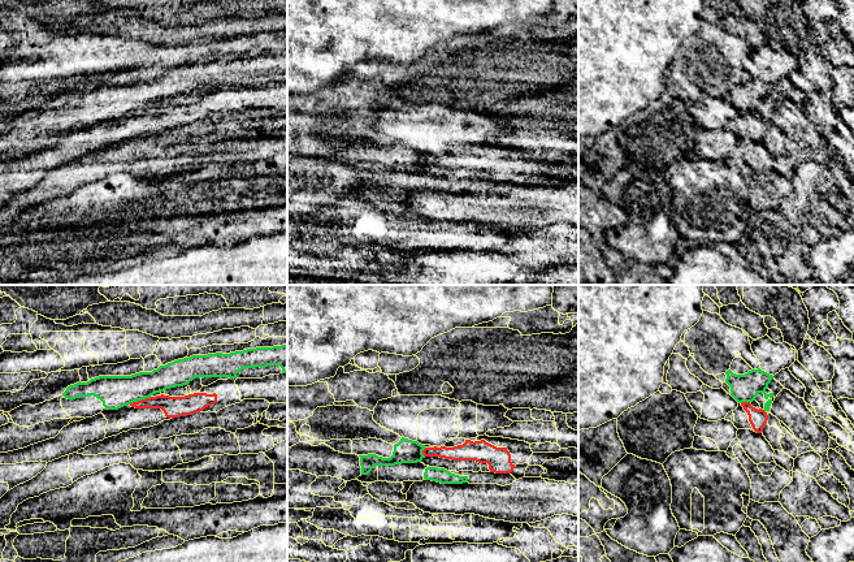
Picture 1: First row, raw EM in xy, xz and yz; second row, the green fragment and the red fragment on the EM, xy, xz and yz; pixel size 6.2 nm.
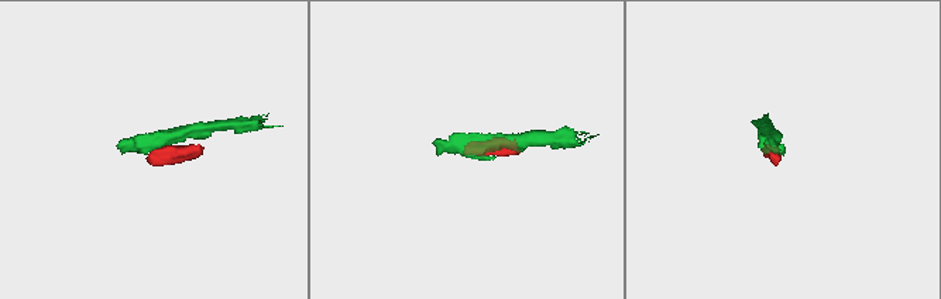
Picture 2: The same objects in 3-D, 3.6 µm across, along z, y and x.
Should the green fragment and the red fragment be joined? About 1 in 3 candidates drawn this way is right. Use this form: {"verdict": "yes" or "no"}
{"verdict": "no"}

